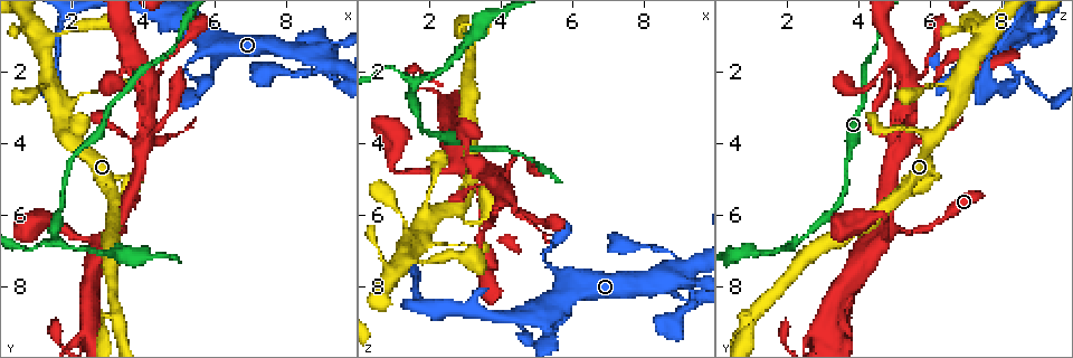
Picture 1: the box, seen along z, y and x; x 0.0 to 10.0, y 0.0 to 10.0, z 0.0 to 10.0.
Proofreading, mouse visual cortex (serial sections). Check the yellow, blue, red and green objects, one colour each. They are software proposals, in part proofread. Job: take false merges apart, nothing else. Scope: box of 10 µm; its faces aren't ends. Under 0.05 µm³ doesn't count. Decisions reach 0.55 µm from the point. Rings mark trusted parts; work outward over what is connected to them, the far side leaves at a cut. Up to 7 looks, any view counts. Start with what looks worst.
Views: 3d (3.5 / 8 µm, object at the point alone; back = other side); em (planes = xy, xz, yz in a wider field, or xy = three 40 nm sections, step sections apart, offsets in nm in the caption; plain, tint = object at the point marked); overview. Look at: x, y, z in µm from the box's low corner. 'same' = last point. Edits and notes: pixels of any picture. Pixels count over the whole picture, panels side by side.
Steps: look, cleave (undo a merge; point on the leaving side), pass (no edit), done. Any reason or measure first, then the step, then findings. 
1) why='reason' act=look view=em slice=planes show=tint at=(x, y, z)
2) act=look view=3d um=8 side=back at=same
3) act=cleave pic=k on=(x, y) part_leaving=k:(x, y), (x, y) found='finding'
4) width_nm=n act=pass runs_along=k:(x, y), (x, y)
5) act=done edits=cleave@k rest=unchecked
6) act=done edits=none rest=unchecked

why='a fork' act=look view=3d um=3.5 at=(1.55, 6.75, 2.40)

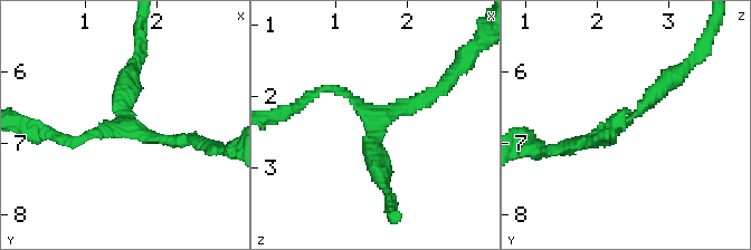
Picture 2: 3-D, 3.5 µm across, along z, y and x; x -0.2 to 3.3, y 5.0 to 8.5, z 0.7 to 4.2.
arms=3 arm_widths_nm=100,200,250 why='need the tissue' act=look view=em slice=xy step=3 show=tint at=(1.60, 6.75, 2.35)

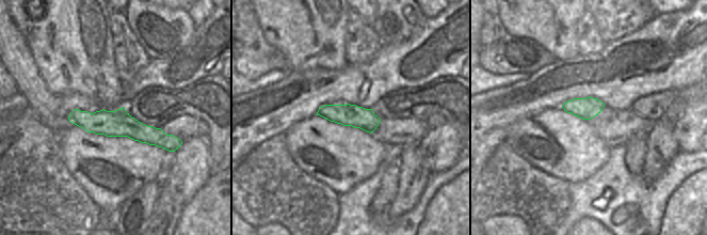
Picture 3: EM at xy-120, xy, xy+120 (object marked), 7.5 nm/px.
act=look view=em slice=xy step=1 show=tint at=same

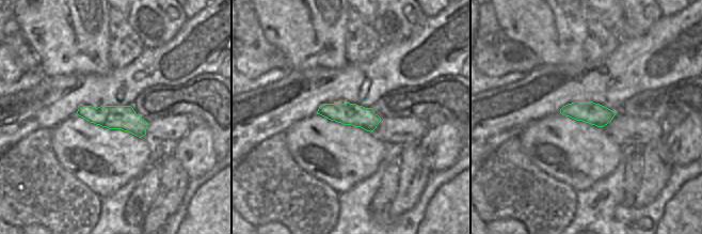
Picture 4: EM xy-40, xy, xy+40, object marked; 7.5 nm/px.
act=pass runs_along=4:(80, 111), (122, 116), (143, 131) found='one cell here'

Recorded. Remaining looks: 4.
why='thick turns thin' act=look view=3d um=3.5 at=(6.00, 1.75, 8.20)

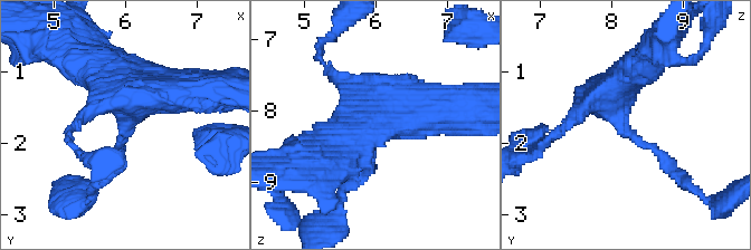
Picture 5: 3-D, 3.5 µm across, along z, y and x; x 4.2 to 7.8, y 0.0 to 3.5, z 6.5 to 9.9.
arm_widths_nm=150,600 why='need the tissue' act=look view=em slice=xy step=5 show=tint at=(6.00, 1.75, 8.20)

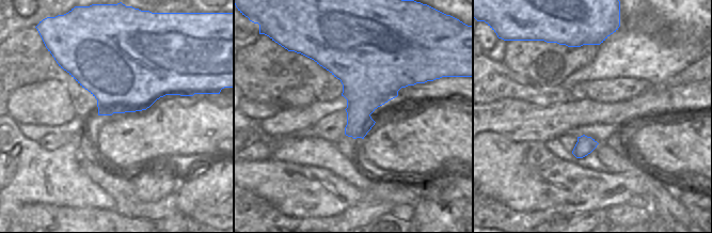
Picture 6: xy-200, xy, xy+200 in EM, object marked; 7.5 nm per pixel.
act=pass runs_along=5:(616, 90), (624, 125), (678, 176) found='all the same cell'

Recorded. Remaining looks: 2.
why='three-way junction' act=look view=3d um=3.5 at=(3.30, 8.80, 0.85)

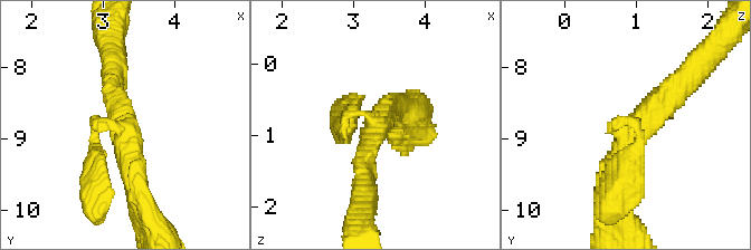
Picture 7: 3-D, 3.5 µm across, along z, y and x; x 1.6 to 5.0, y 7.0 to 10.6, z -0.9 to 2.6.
arms=3 arm_widths_nm=300,300,350 why='need the tissue' act=look view=em slice=xy step=1 show=tint at=(3.30, 8.85, 0.90)

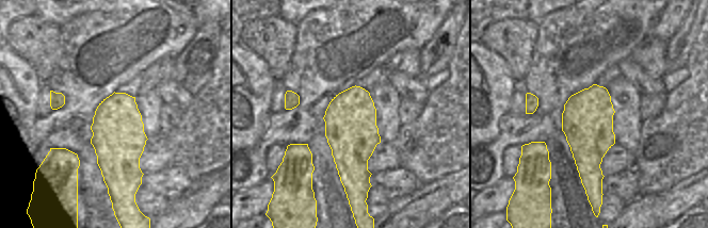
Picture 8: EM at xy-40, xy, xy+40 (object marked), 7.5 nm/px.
act=pass runs_along=7:(683, 84), (640, 138) found='continuous, no second cell'

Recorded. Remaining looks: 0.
act=done edits=none rest=unchecked

